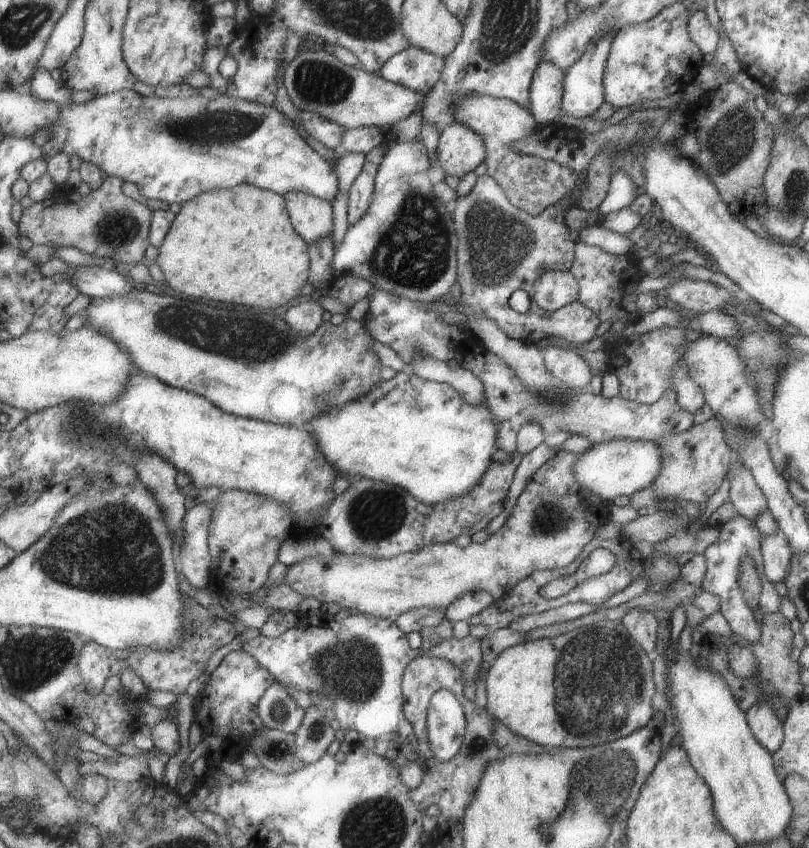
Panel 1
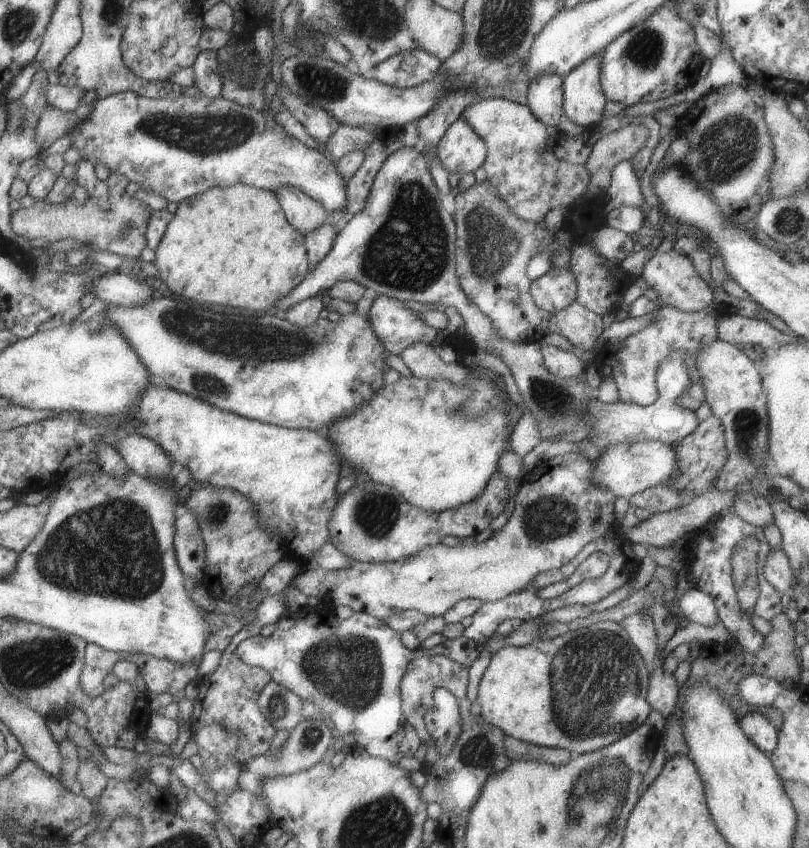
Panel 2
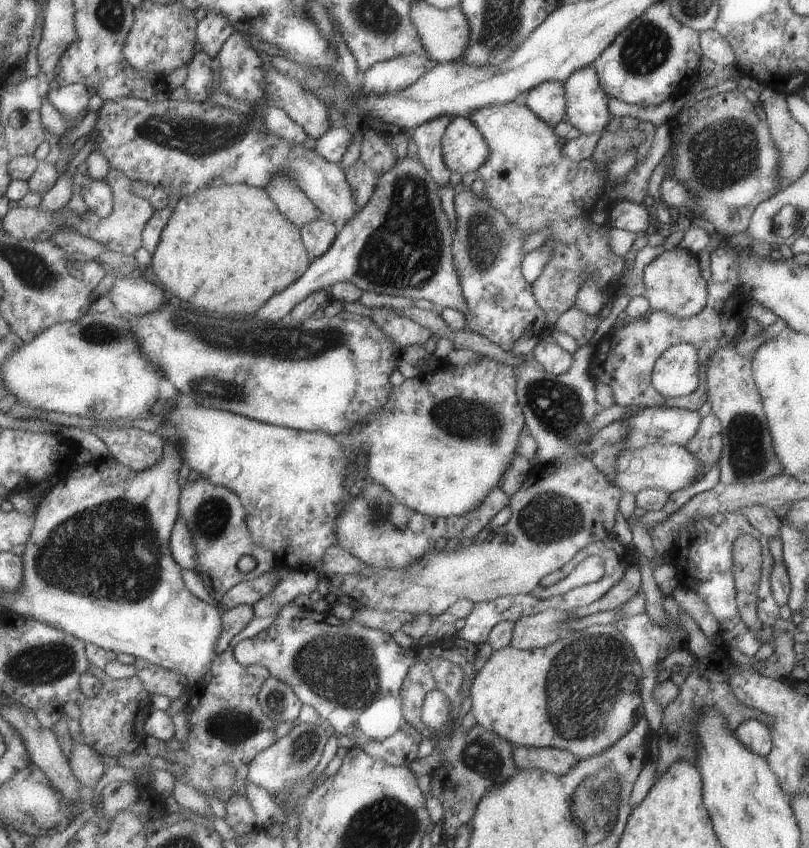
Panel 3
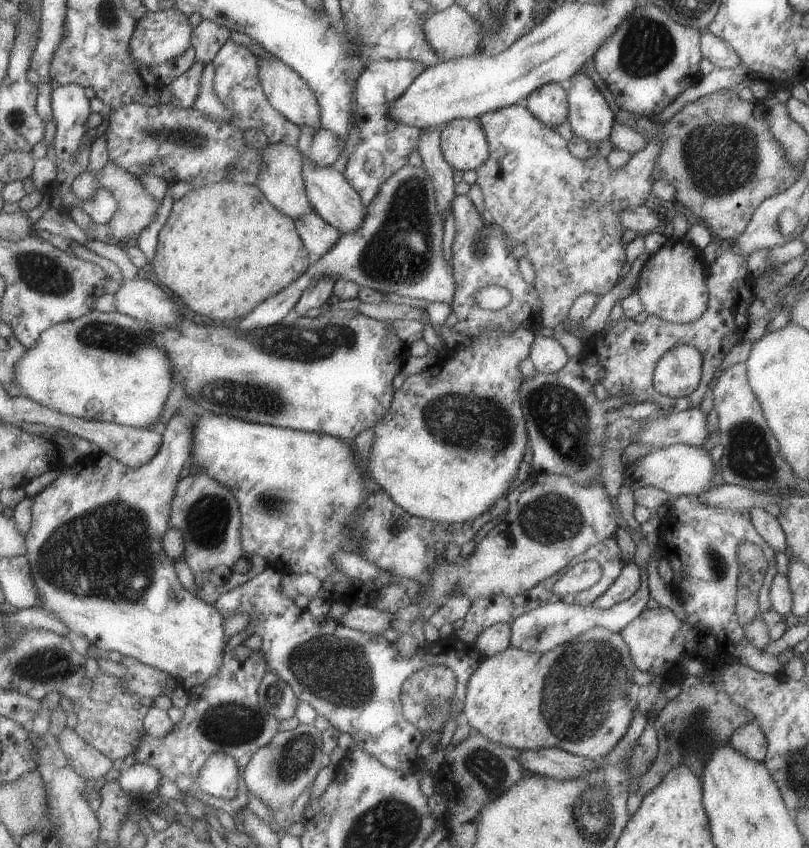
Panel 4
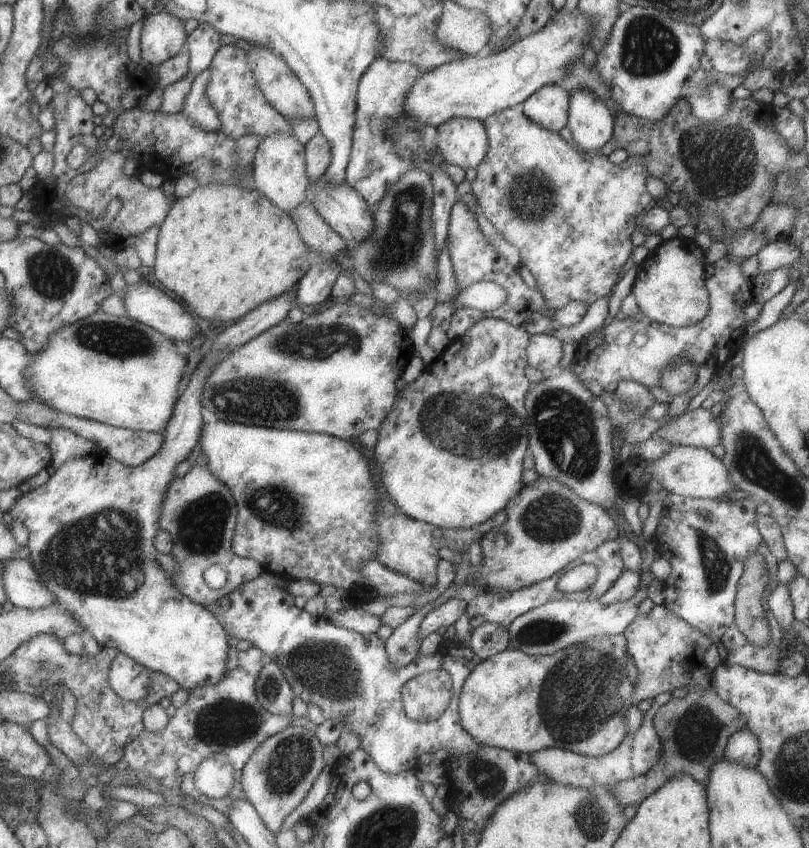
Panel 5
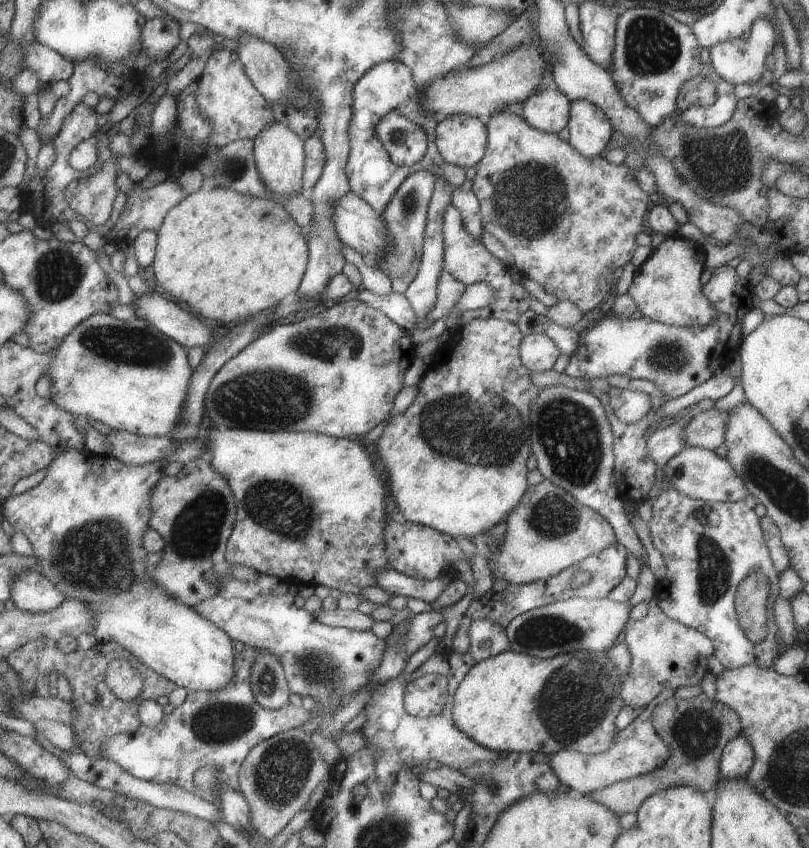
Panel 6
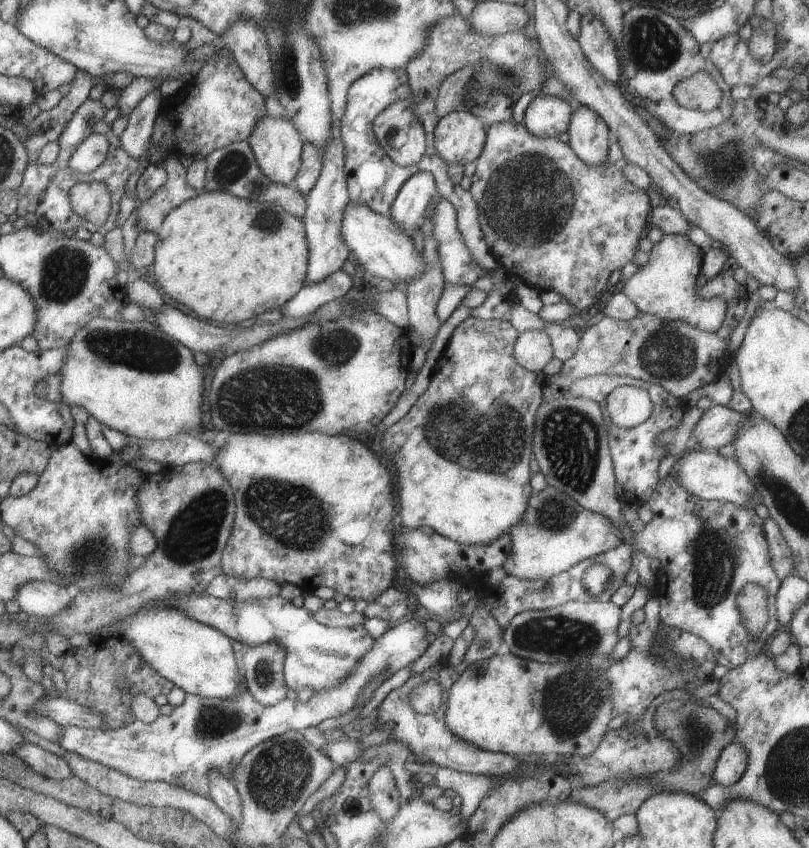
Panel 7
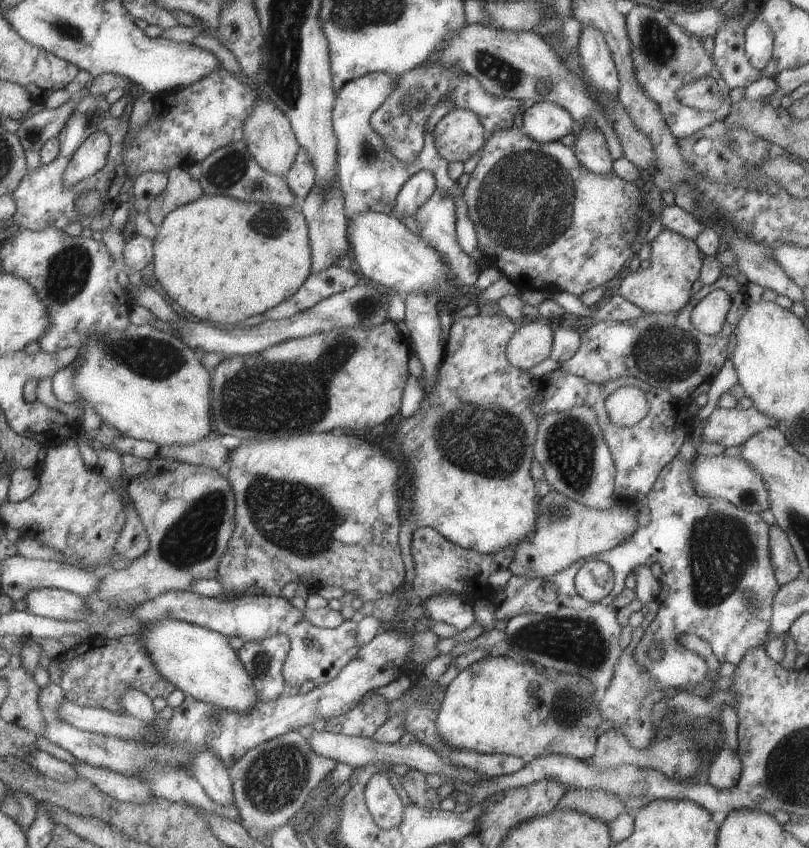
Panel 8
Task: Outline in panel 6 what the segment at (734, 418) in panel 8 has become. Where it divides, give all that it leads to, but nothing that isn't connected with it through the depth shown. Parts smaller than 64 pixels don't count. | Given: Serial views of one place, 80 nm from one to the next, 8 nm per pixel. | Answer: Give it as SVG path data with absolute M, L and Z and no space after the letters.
M719 409L695 410L683 428L684 444L715 450L723 444L727 417L727 412Z

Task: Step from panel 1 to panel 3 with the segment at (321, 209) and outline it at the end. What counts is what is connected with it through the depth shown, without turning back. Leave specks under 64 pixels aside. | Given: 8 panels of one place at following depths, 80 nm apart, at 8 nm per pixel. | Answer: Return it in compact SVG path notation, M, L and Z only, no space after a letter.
M274 175L265 190L279 212L297 228L322 218L320 210L307 195L286 175Z

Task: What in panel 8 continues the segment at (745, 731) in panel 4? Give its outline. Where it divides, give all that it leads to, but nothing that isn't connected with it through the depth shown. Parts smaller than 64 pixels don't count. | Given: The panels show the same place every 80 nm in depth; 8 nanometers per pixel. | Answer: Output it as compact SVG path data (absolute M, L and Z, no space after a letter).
M723 748L710 762L705 782L719 790L729 790L737 784L741 762L737 752Z

